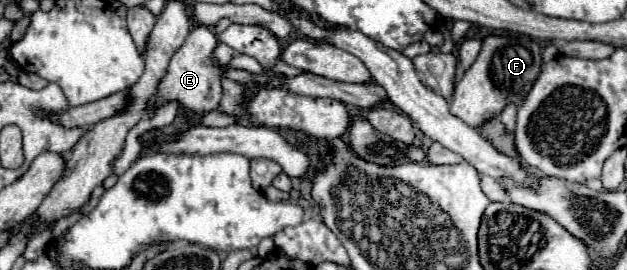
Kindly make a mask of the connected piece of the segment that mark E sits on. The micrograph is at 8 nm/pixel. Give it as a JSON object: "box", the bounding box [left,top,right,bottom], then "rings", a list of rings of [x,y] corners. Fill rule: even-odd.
{"box":[153,25,223,117],"rings":[[[199,25],[189,33],[189,37],[181,45],[181,49],[173,55],[173,59],[171,59],[171,63],[167,67],[167,73],[161,79],[161,83],[157,87],[157,93],[153,95],[155,109],[163,107],[169,101],[177,101],[187,115],[191,115],[191,117],[199,115],[201,117],[201,115],[205,115],[205,113],[209,113],[209,111],[219,107],[221,95],[223,95],[223,89],[221,89],[221,67],[213,65],[211,59],[209,59],[213,49],[215,49],[215,45],[217,45],[217,37],[205,25]]]}

